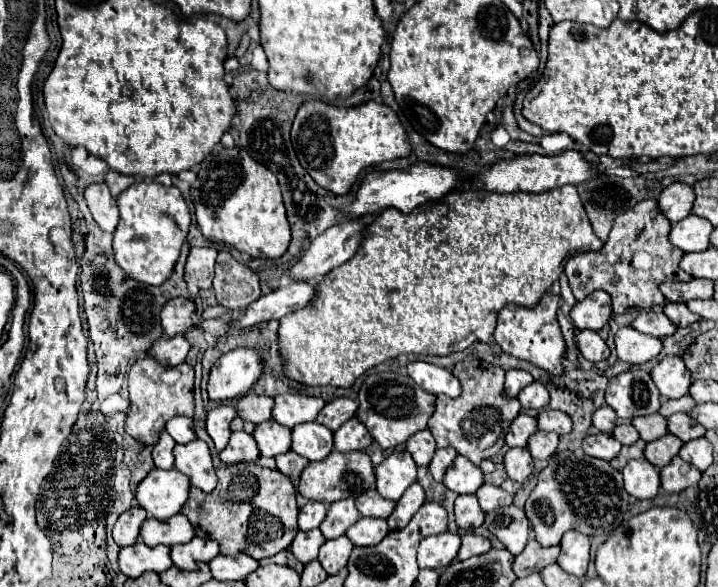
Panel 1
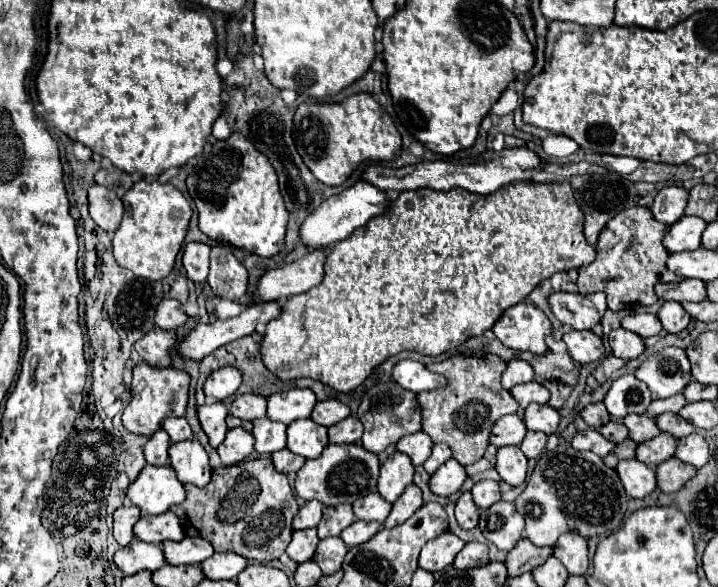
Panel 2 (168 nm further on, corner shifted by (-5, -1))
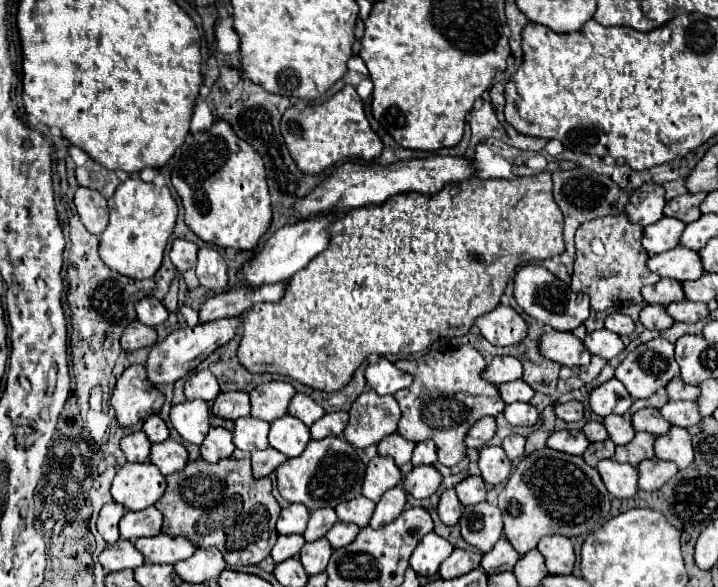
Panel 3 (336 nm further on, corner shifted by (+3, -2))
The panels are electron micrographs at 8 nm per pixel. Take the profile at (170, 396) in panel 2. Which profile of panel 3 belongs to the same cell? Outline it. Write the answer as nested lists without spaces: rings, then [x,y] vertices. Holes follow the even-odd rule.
[[[130,365],[124,369],[112,393],[114,417],[122,427],[136,425],[160,411],[164,397],[146,379],[144,365]]]

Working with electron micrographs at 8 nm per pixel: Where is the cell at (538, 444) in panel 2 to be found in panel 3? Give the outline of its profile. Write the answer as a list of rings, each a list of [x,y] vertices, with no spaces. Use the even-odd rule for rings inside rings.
[[[508,435],[504,441],[502,441],[502,449],[504,449],[504,453],[508,455],[508,459],[512,461],[512,463],[518,463],[520,459],[522,459],[522,455],[524,455],[524,445],[526,445],[526,439],[522,437],[522,435]]]

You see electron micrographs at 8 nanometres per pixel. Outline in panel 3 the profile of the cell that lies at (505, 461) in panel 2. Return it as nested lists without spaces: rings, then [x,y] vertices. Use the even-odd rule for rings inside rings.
[[[482,447],[478,467],[480,467],[480,475],[484,483],[500,485],[508,479],[512,463],[508,461],[502,447]]]

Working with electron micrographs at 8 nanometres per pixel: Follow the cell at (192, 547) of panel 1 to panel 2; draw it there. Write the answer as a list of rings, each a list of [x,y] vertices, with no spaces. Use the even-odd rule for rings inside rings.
[[[188,536],[182,542],[162,542],[164,556],[168,564],[202,564],[202,560],[208,560],[214,554],[214,548],[210,542],[202,540],[200,536]]]

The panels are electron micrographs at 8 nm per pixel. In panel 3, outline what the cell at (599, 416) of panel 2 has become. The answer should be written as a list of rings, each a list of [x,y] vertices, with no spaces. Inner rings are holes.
[[[566,401],[566,403],[556,403],[554,413],[562,421],[580,421],[584,417],[584,407],[580,401]]]

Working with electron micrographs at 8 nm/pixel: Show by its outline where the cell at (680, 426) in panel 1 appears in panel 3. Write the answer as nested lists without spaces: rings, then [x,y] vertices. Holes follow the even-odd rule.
[[[652,407],[636,411],[632,415],[632,425],[634,425],[636,431],[648,431],[652,435],[664,435],[670,429],[670,423],[664,421],[664,417],[660,415],[660,411],[652,409]]]

